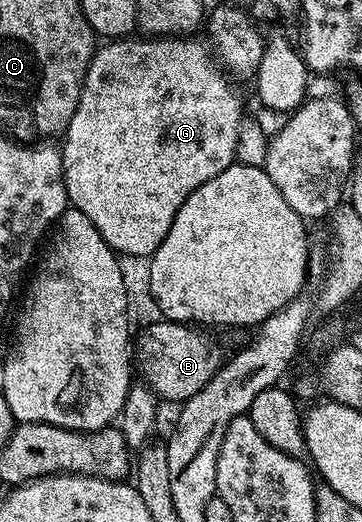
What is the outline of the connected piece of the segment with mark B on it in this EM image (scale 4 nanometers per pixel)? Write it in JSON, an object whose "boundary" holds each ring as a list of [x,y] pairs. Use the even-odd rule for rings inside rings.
{"boundary":[[[157,321],[150,323],[136,339],[136,367],[142,370],[145,386],[159,400],[182,405],[208,385],[224,362],[222,347],[214,339],[201,335],[197,326],[189,323]]]}

